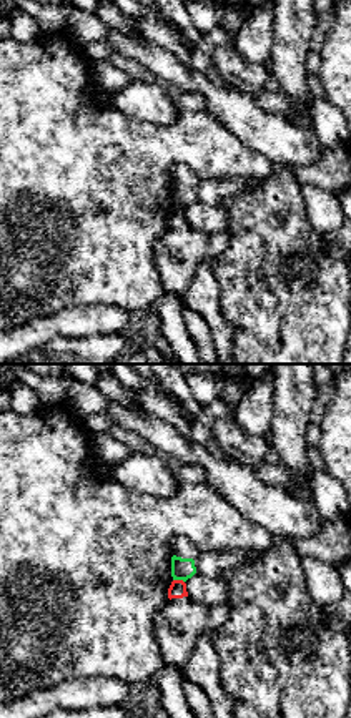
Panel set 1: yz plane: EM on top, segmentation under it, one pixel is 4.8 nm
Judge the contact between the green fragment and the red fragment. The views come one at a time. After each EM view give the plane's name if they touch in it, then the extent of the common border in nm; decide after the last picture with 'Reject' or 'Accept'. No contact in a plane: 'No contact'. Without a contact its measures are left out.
Touches green in yz. Shared border 60 nm

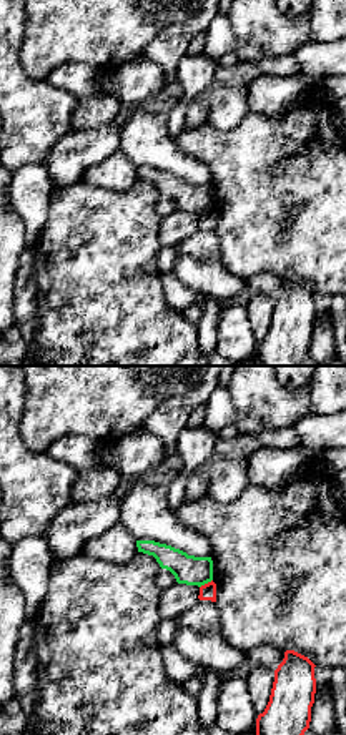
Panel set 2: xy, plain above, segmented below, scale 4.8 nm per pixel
Touches green in xy. Shared border 80 nm

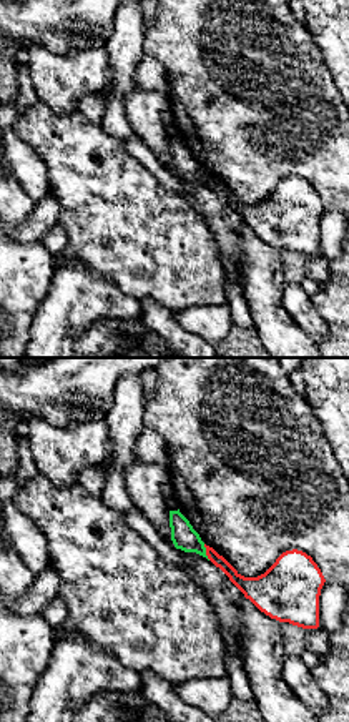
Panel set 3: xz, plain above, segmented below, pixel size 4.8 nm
Touches green in xz. Shared border 90 nm

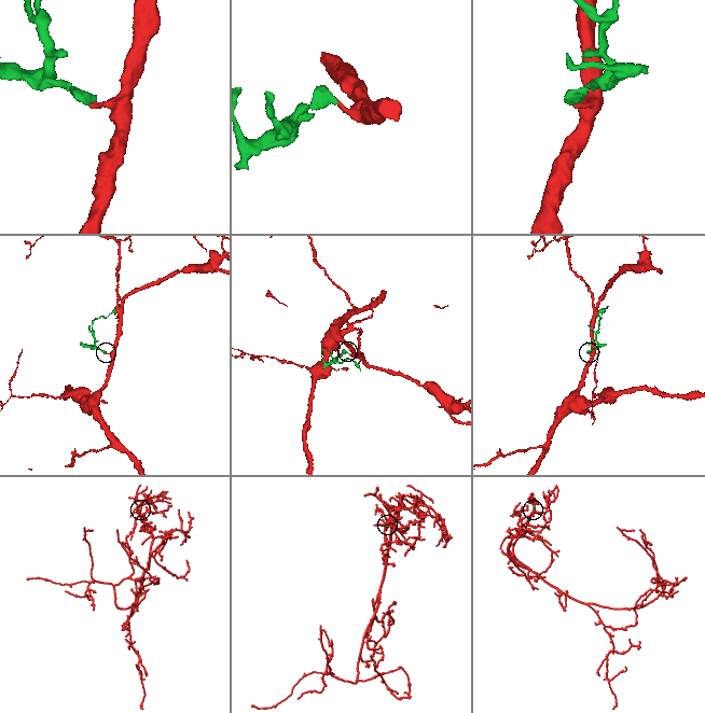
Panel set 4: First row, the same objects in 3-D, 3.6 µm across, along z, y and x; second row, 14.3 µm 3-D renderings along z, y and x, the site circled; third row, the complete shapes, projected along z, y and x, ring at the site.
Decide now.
Reject

